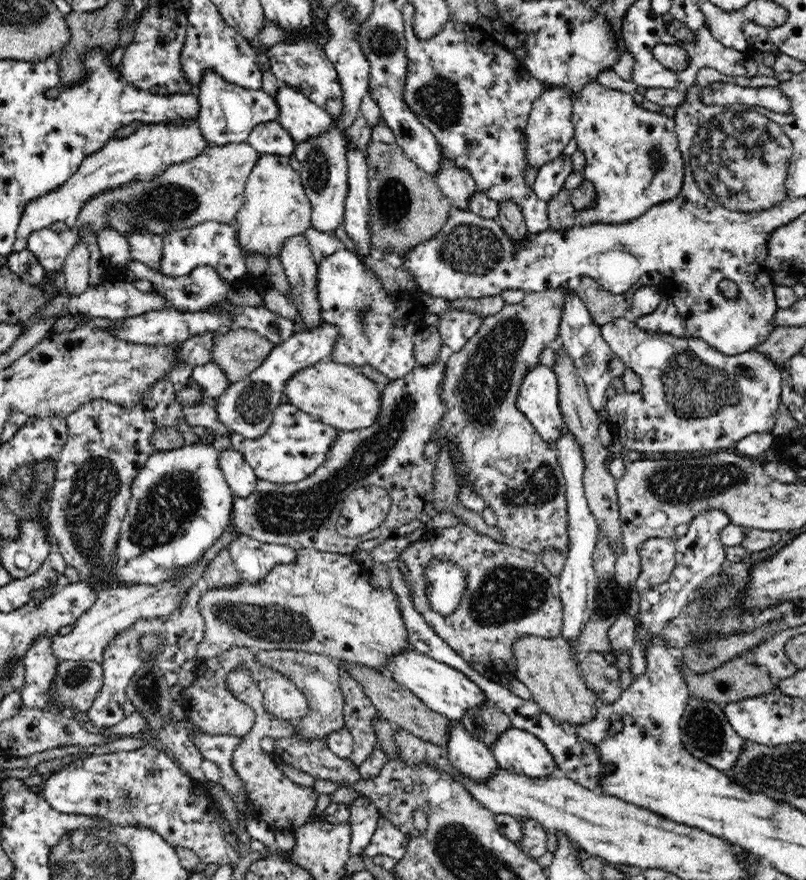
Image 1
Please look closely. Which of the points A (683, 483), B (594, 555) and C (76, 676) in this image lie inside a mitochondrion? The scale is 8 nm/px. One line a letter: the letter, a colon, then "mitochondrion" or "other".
A: mitochondrion
B: other
C: mitochondrion

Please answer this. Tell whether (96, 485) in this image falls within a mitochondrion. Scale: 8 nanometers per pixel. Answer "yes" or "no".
yes

